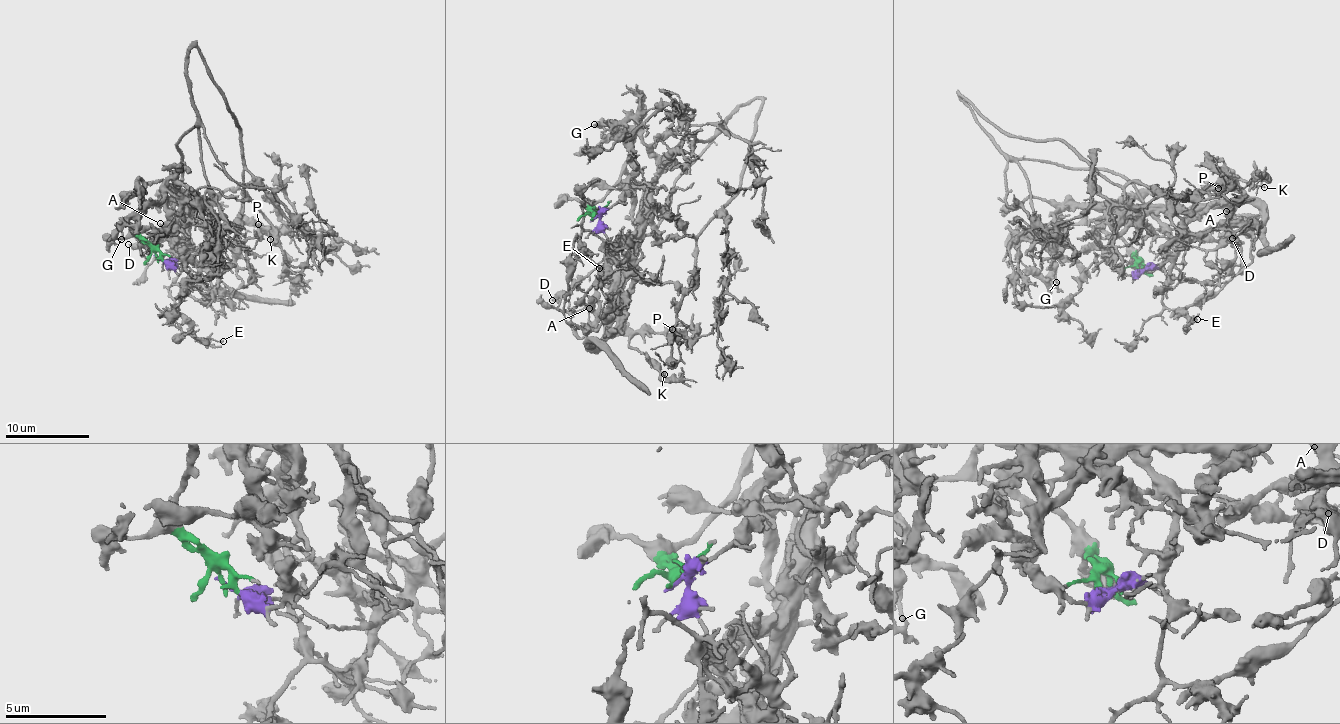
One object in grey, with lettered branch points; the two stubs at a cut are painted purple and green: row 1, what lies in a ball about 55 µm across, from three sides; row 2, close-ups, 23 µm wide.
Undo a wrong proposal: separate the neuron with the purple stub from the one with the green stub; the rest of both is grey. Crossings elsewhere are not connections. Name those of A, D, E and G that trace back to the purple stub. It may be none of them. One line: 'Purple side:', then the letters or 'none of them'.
Purple side: D, E

